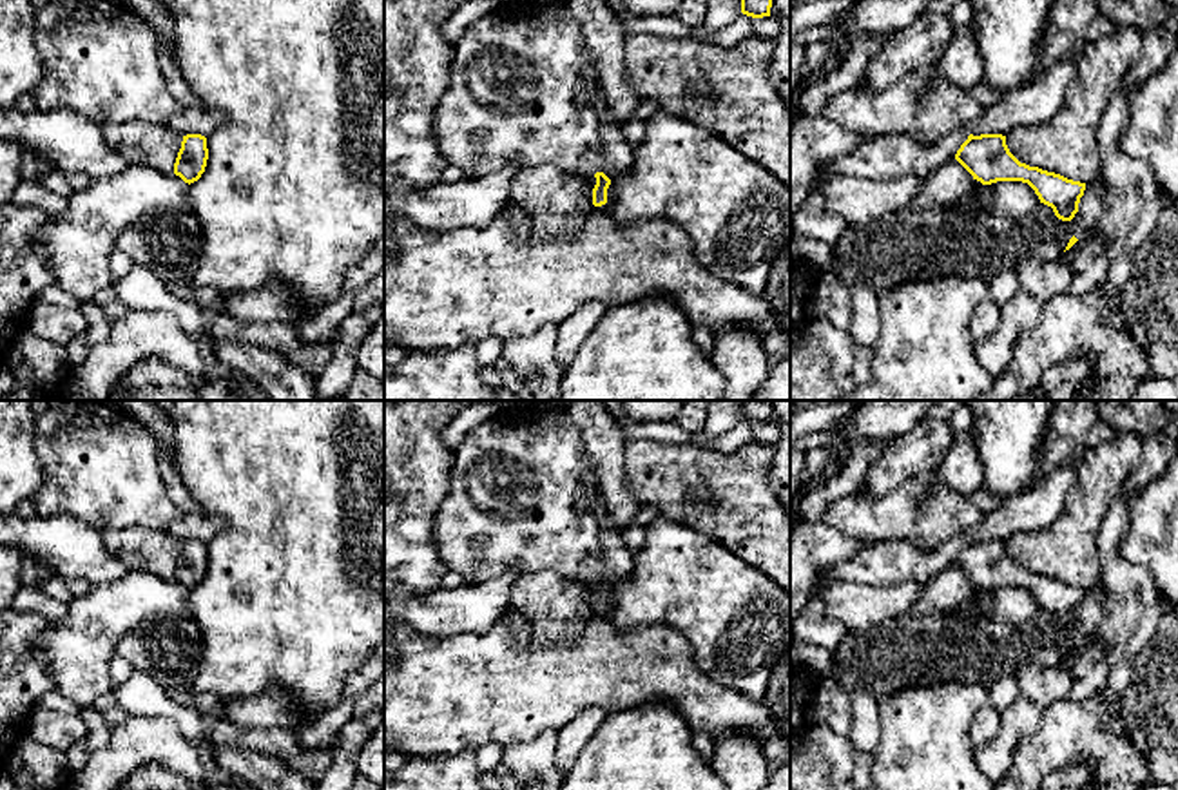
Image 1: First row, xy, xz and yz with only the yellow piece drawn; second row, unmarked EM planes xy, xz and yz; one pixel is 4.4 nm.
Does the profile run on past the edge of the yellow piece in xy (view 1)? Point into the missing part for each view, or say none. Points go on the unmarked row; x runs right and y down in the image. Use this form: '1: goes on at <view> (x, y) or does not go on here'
1: does not go on here

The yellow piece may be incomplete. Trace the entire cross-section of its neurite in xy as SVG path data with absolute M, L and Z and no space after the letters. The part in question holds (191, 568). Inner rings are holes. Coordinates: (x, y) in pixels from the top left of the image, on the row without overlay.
M187 540L183 542L181 554L174 569L174 580L190 591L205 578L207 565L207 544L201 540Z

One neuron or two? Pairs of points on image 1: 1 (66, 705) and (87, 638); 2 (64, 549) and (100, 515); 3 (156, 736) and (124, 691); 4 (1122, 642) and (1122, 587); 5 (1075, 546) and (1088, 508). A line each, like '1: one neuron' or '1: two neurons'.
1: two neurons
2: two neurons
3: two neurons
4: one neuron
5: one neuron

